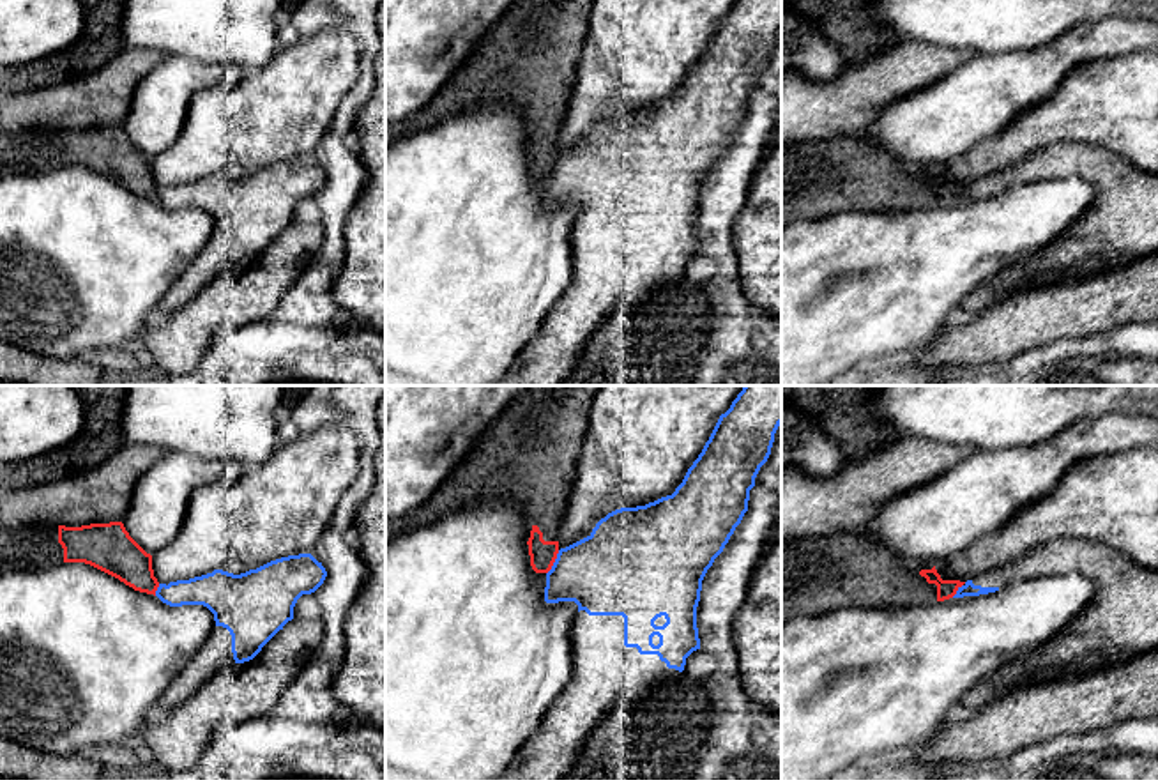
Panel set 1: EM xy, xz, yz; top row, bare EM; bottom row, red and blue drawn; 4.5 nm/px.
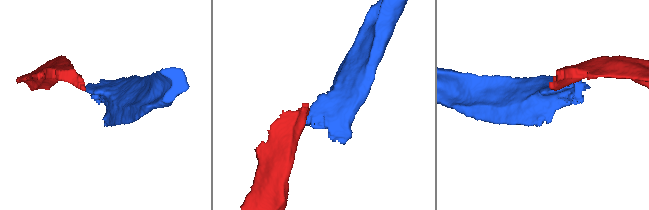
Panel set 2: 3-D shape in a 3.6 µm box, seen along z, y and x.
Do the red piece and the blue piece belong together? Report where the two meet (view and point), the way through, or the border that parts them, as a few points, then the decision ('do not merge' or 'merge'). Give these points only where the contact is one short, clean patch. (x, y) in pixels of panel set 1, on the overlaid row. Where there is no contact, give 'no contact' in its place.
contact xz (554, 561); border xz (559, 550), (547, 573); do not merge

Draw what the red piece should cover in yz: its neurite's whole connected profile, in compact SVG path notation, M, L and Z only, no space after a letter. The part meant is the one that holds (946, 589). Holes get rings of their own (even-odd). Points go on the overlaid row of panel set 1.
M863 532L781 539L781 624L840 608L905 608L949 600L965 582L942 580L933 562L907 566Z

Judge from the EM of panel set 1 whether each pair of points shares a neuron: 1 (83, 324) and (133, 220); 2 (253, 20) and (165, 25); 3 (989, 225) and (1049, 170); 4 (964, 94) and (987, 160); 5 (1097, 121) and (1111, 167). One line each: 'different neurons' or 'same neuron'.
1: same neuron
2: same neuron
3: different neurons
4: different neurons
5: different neurons

